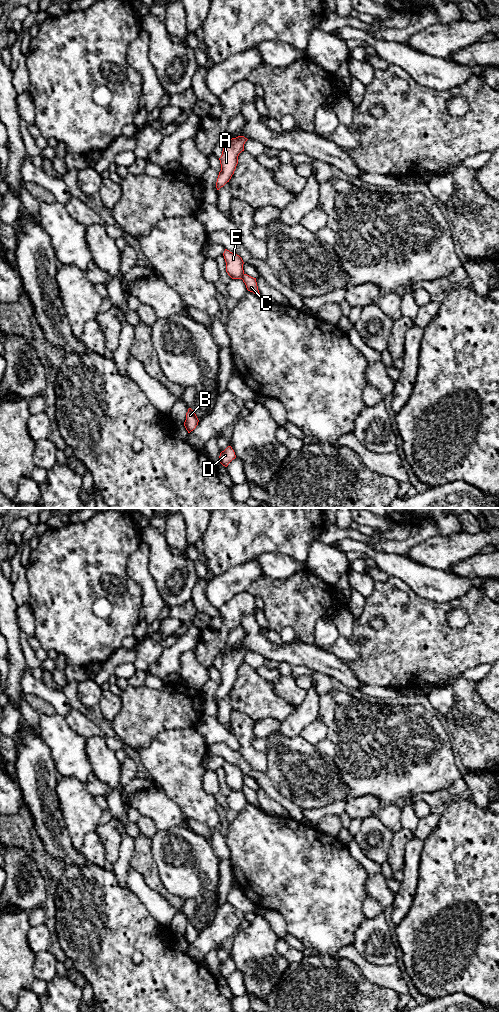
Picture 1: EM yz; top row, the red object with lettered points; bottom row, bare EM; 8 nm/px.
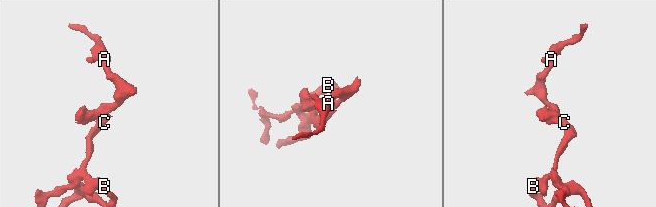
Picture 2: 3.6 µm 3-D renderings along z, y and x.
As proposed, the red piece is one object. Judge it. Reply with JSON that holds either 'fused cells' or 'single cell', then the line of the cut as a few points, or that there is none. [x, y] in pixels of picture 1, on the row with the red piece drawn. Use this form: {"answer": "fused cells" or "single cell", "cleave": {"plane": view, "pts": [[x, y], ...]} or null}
{"answer": "fused cells", "cleave": {"plane": "yz", "pts": [[244, 274], [240, 278]]}}

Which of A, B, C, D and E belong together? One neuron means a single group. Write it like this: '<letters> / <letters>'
A E / B C D

